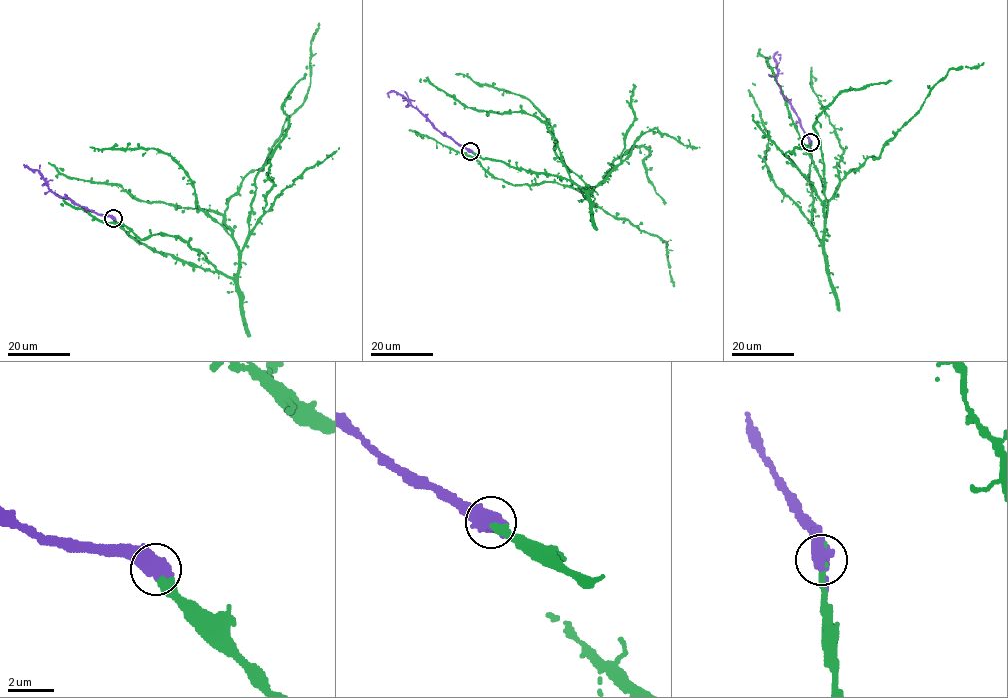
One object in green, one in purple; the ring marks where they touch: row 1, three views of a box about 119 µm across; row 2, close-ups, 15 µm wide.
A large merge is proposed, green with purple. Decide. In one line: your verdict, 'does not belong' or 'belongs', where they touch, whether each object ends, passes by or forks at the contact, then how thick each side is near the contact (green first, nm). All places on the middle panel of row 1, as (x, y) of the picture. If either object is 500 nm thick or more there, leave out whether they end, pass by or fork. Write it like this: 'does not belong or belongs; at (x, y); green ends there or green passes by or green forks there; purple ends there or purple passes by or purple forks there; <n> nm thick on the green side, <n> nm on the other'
belongs; at (470, 151); 400 nm thick on the green side, 500 nm on the other

